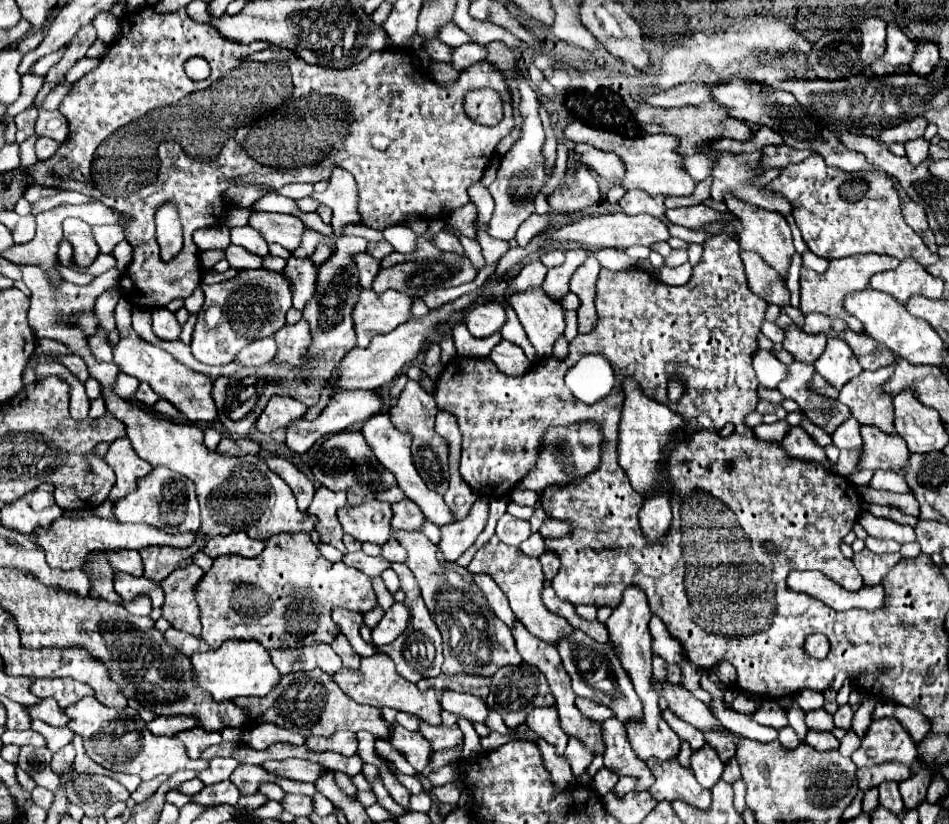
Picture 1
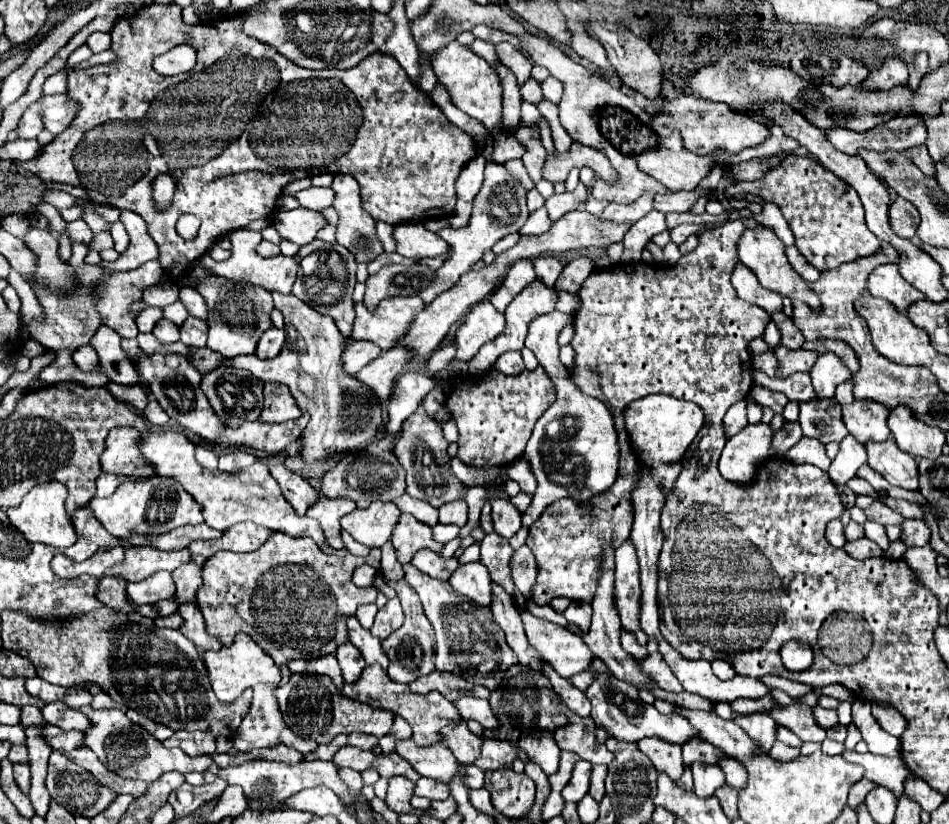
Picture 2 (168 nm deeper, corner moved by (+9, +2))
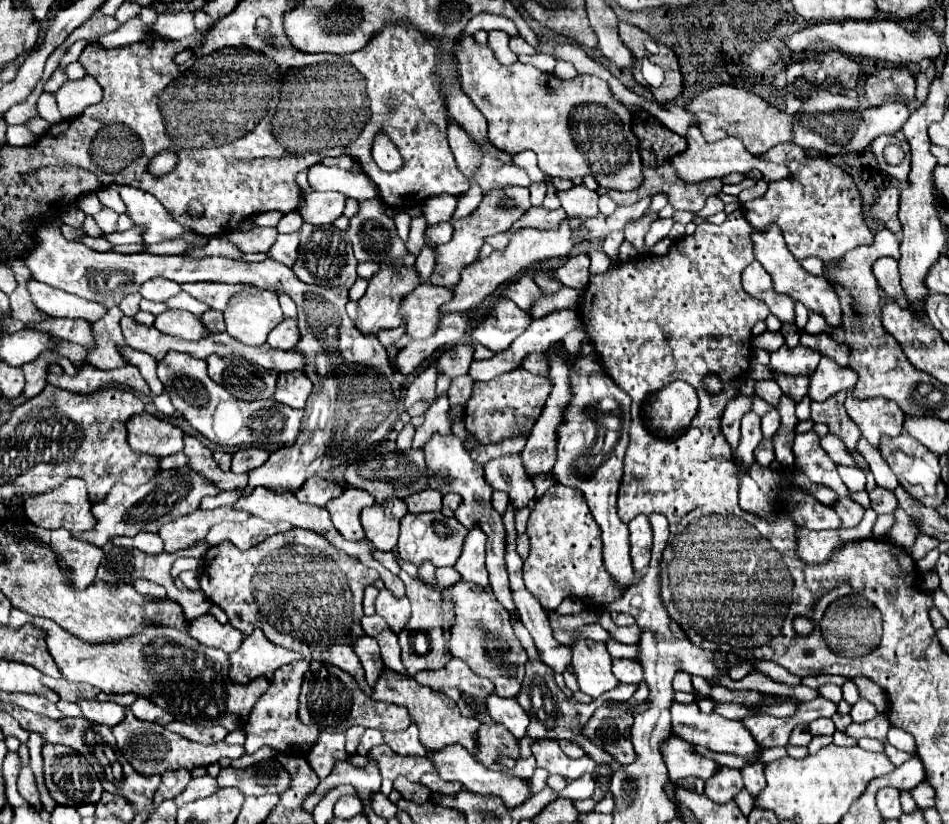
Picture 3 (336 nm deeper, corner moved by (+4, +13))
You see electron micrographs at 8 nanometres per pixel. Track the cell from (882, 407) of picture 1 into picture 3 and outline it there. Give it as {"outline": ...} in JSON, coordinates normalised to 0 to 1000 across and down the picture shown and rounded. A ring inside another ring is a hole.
{"outline":[[[894,477],[889,494],[894,506],[904,516],[908,530],[921,542],[925,542],[929,528],[944,530],[950,525],[953,501],[948,494],[944,494],[944,489],[936,484],[923,482],[906,487]]]}

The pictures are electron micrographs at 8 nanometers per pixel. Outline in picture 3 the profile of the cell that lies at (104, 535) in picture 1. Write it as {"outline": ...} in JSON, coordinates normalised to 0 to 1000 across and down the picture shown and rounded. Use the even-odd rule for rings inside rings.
{"outline":[[[232,615],[226,620],[204,620],[200,625],[194,625],[181,635],[175,635],[169,642],[169,652],[173,657],[175,671],[185,671],[192,666],[198,666],[211,657],[217,654],[223,637],[240,630],[240,632],[257,632],[263,623],[249,620],[244,615]]]}

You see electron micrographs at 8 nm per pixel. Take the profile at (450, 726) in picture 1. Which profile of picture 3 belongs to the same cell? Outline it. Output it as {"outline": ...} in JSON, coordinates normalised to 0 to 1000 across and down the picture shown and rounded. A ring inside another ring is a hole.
{"outline":[[[508,880],[504,887],[504,902],[506,911],[499,914],[502,921],[506,921],[508,928],[521,928],[527,919],[548,919],[546,899],[535,890],[531,880]]]}

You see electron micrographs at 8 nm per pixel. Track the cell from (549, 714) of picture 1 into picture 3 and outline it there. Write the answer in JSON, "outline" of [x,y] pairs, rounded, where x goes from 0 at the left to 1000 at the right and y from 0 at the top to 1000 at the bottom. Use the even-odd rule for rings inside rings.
{"outline":[[[565,899],[561,904],[561,914],[565,919],[565,928],[575,933],[582,941],[588,941],[592,945],[596,945],[599,950],[603,950],[605,945],[611,945],[615,938],[622,938],[624,945],[628,948],[628,958],[624,962],[624,970],[630,975],[632,965],[636,965],[636,960],[632,960],[632,950],[628,945],[628,926],[622,919],[613,919],[613,921],[601,921],[592,914],[588,899]]]}

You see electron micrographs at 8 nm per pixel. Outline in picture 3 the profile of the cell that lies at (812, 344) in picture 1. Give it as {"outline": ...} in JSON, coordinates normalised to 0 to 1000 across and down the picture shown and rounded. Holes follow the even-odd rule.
{"outline":[[[824,419],[820,426],[816,426],[811,431],[811,445],[822,455],[835,455],[835,458],[849,455],[849,458],[854,458],[862,445],[864,433],[866,431],[862,426],[845,421],[845,419],[837,421],[837,424]]]}

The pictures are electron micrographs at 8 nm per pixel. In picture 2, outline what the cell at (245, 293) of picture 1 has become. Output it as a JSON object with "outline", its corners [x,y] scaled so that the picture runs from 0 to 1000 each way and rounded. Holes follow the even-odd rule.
{"outline":[[[231,335],[201,337],[201,342],[205,352],[214,357],[222,379],[222,383],[218,386],[218,422],[235,430],[237,434],[267,430],[275,405],[288,396],[283,383],[288,376],[286,354],[277,352],[277,347],[264,347],[264,342],[239,342]]]}

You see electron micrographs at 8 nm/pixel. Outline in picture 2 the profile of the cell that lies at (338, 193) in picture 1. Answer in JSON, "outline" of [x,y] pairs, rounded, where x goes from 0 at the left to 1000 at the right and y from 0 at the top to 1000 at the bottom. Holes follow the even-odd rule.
{"outline":[[[351,211],[351,223],[349,231],[353,233],[353,243],[351,243],[351,252],[357,260],[357,269],[355,269],[355,294],[359,299],[366,299],[366,303],[370,303],[374,308],[376,318],[393,318],[401,306],[404,299],[395,286],[395,267],[380,252],[380,238],[378,238],[378,223],[374,221],[374,216],[364,214],[364,211]]]}

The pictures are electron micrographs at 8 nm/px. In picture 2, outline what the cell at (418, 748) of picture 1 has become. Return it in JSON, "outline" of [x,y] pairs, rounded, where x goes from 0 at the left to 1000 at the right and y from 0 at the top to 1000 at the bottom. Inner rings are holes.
{"outline":[[[431,896],[431,898],[420,898],[416,903],[416,913],[425,917],[448,944],[456,944],[456,947],[473,951],[477,939],[482,937],[490,939],[469,903],[437,905],[437,900]]]}

